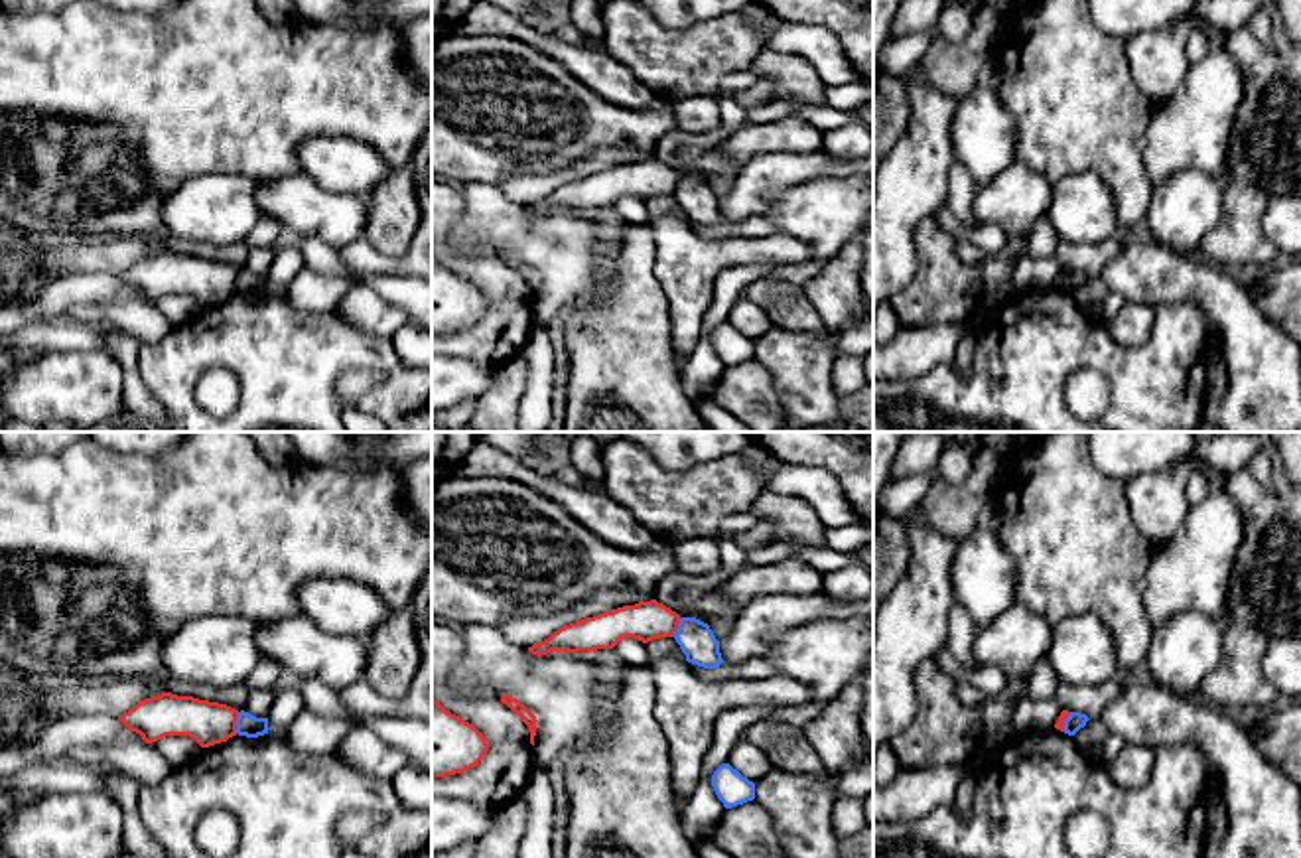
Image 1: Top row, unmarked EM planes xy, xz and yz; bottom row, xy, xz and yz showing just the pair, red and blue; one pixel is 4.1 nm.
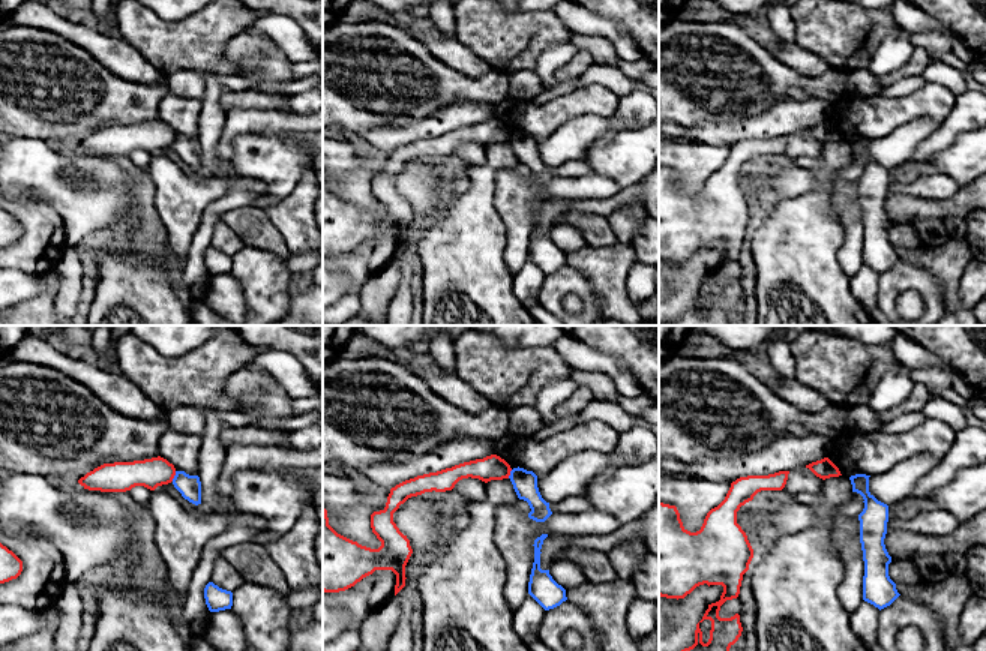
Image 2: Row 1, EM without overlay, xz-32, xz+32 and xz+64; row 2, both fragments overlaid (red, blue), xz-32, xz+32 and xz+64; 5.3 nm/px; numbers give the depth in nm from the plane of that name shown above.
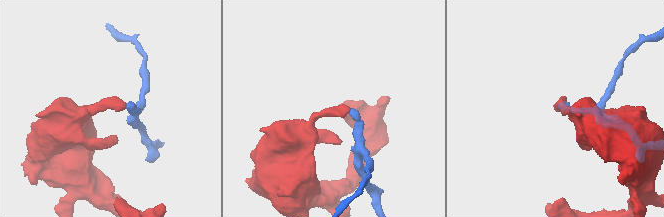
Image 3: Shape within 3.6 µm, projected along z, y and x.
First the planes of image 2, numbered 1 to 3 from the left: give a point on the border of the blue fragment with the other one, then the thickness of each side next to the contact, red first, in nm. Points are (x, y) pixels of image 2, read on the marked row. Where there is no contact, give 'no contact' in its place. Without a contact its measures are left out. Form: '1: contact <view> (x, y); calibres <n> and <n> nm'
1: contact xz-32 (174, 474); calibres 160 and 120 nm
2: contact xz+32 (509, 474); calibres 130 and 130 nm
3: no contact

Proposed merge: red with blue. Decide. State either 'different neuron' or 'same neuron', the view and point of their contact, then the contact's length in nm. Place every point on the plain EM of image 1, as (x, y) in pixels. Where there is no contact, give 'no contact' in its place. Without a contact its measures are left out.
different neuron; meets red in xy at (235, 281); contact 90 nm long

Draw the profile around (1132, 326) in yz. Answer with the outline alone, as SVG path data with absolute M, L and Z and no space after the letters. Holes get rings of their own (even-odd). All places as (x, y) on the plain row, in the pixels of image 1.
M1126 300L1118 316L1106 322L1106 329L1114 341L1137 347L1151 335L1155 322L1155 308Z

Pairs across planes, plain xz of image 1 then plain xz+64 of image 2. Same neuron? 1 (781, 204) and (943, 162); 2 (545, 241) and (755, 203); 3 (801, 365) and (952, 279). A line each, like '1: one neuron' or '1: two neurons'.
1: one neuron
2: one neuron
3: one neuron

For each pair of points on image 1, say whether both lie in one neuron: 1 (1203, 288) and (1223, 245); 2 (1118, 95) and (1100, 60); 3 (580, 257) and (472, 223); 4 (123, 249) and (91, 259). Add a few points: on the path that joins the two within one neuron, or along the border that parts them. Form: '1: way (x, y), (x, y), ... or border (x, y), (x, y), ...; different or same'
1: border (1197, 257), (1238, 275); different
2: way (1110, 87), (1100, 77), (1100, 68); same
3: way (552, 245), (499, 223); same
4: way (115, 255), (99, 257); same

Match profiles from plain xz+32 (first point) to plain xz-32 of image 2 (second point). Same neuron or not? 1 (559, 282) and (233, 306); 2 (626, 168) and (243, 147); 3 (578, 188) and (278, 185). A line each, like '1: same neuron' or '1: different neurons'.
1: same neuron
2: same neuron
3: different neurons

